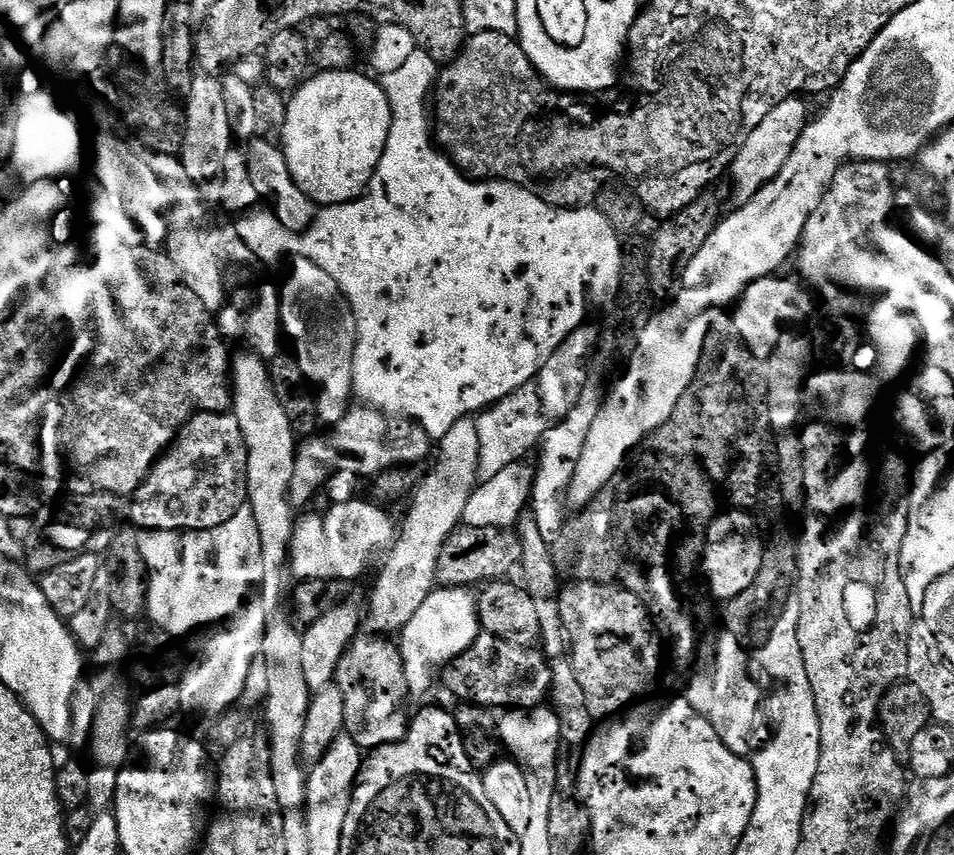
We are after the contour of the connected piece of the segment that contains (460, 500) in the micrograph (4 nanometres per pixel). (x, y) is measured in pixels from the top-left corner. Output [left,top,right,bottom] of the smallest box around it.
[362,418,480,638]

